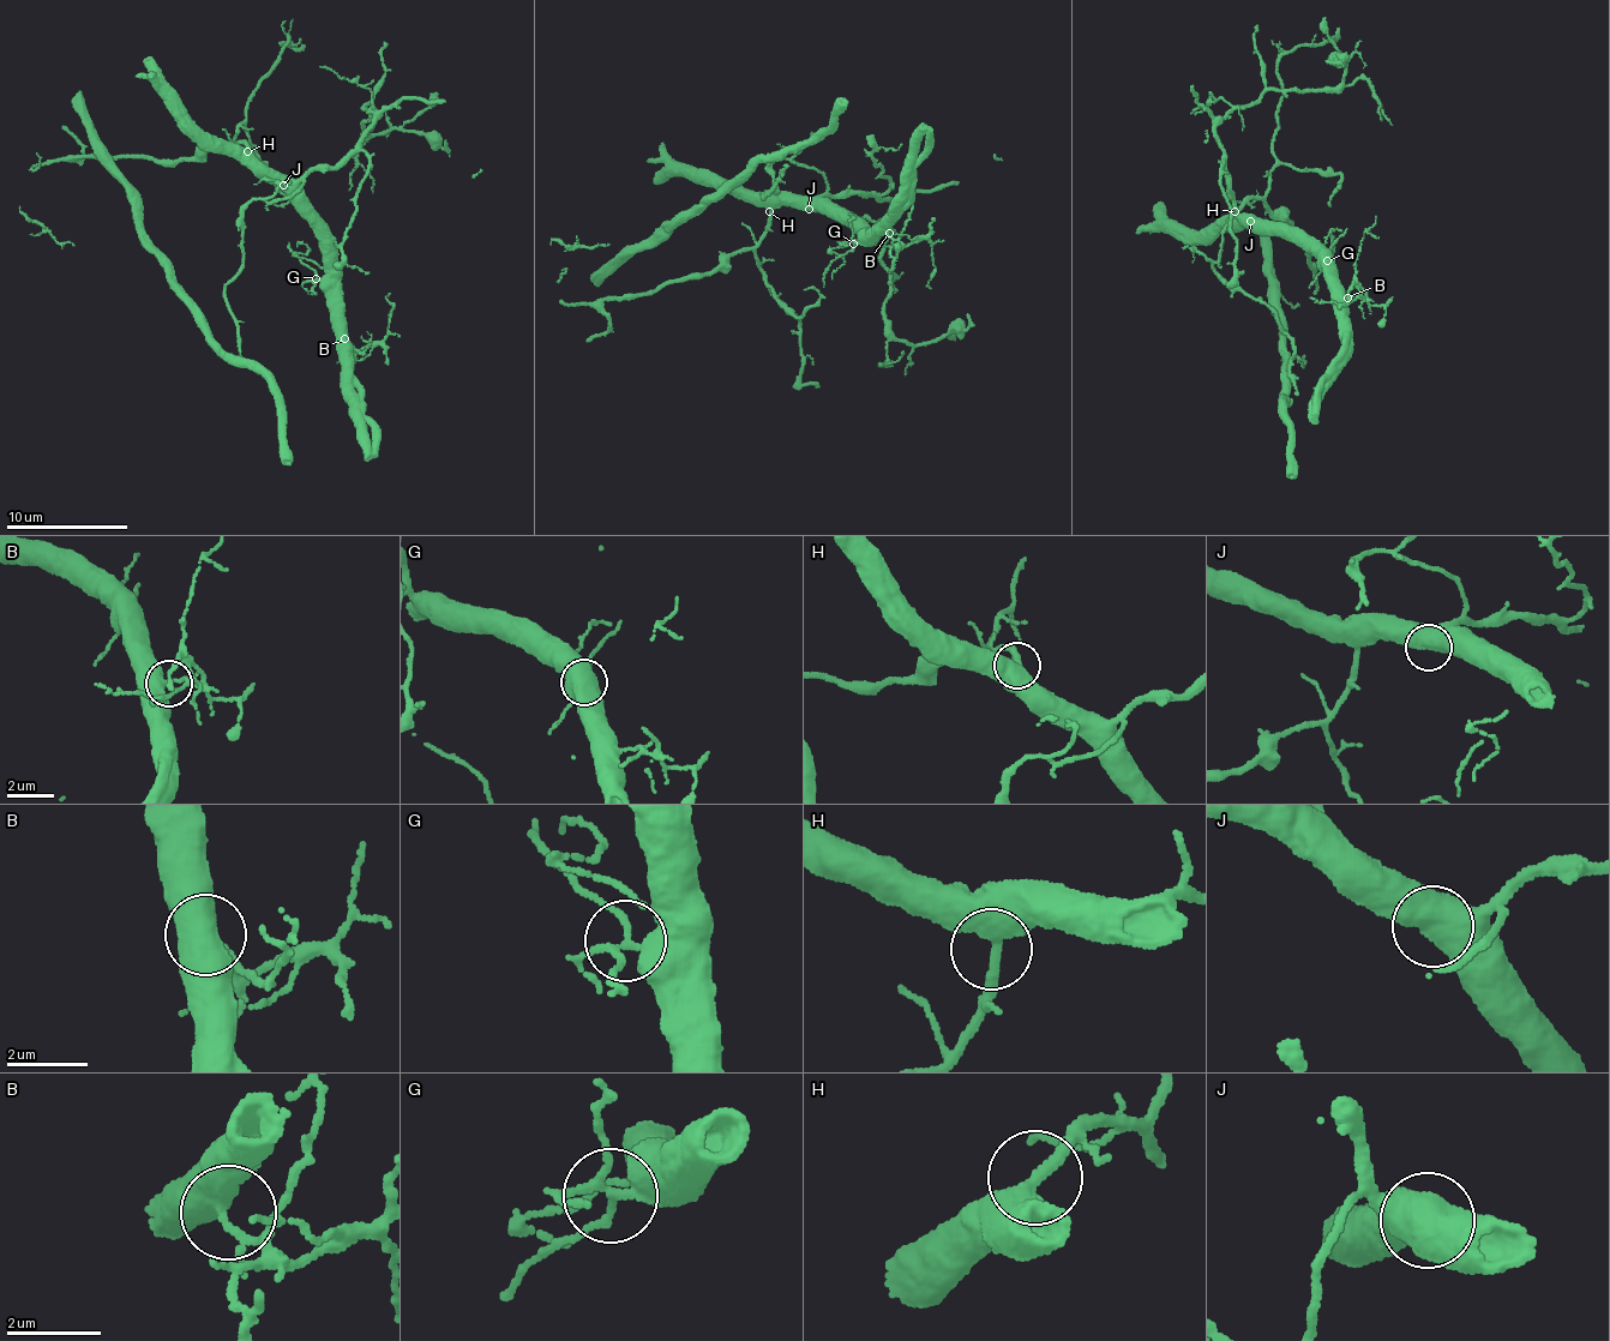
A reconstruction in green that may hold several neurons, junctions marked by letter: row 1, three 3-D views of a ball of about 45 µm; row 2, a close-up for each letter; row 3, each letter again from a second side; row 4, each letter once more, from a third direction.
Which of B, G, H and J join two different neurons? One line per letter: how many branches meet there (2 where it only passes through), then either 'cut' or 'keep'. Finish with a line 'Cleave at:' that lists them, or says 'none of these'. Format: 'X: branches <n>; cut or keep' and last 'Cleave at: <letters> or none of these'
B: branches 3; keep
G: branches 4; keep
H: branches 2; keep
J: branches 2; keep
Cleave at: none of these

